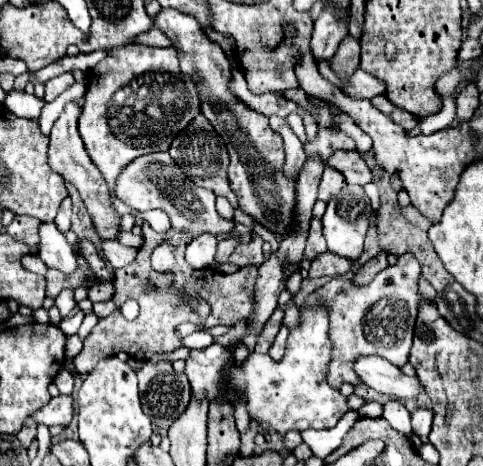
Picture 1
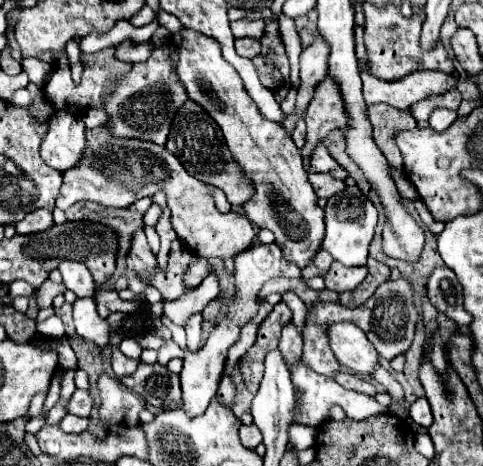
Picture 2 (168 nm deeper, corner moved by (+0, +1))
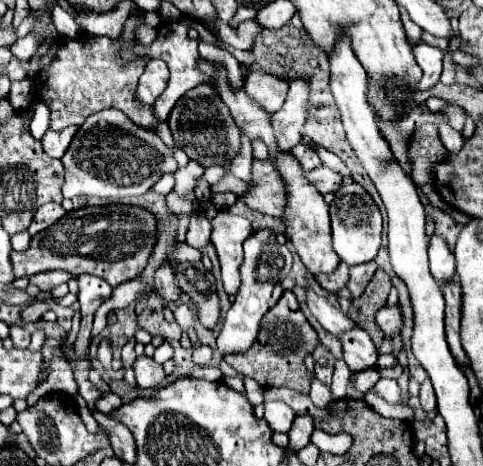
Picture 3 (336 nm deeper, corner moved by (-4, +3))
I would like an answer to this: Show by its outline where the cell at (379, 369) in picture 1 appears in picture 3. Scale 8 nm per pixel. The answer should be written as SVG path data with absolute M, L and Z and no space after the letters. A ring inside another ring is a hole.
M308 275L308 309L312 311L312 315L320 321L320 325L332 333L336 339L340 339L344 333L348 333L348 329L356 329L358 325L342 313L340 305L338 305L338 297L334 293L324 291L320 285L316 285L314 277Z

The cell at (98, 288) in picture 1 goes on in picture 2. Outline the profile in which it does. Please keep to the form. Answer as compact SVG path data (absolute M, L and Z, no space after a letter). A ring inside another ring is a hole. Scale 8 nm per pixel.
M102 291L102 293L98 293L96 295L96 305L98 305L100 317L104 317L104 319L110 313L114 313L114 311L124 311L124 313L132 315L134 309L136 309L134 301L122 301L116 291Z

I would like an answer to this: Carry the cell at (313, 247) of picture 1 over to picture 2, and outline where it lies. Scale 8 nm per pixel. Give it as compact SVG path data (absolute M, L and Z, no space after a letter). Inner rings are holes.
M320 249L318 253L316 253L316 257L314 257L314 261L306 267L306 269L302 269L302 277L304 279L312 279L312 277L324 277L326 273L328 273L328 269L330 269L330 265L334 263L334 259L332 259L332 255L328 253L328 251L324 251L324 249Z

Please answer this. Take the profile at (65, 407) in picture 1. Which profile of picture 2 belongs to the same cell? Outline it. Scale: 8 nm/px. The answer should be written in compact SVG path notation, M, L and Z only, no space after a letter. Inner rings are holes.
M78 389L78 391L72 395L72 399L70 399L70 403L68 403L66 407L68 407L68 413L72 413L72 415L88 417L90 411L92 411L92 407L94 407L94 401L92 401L92 397L90 397L88 391Z

